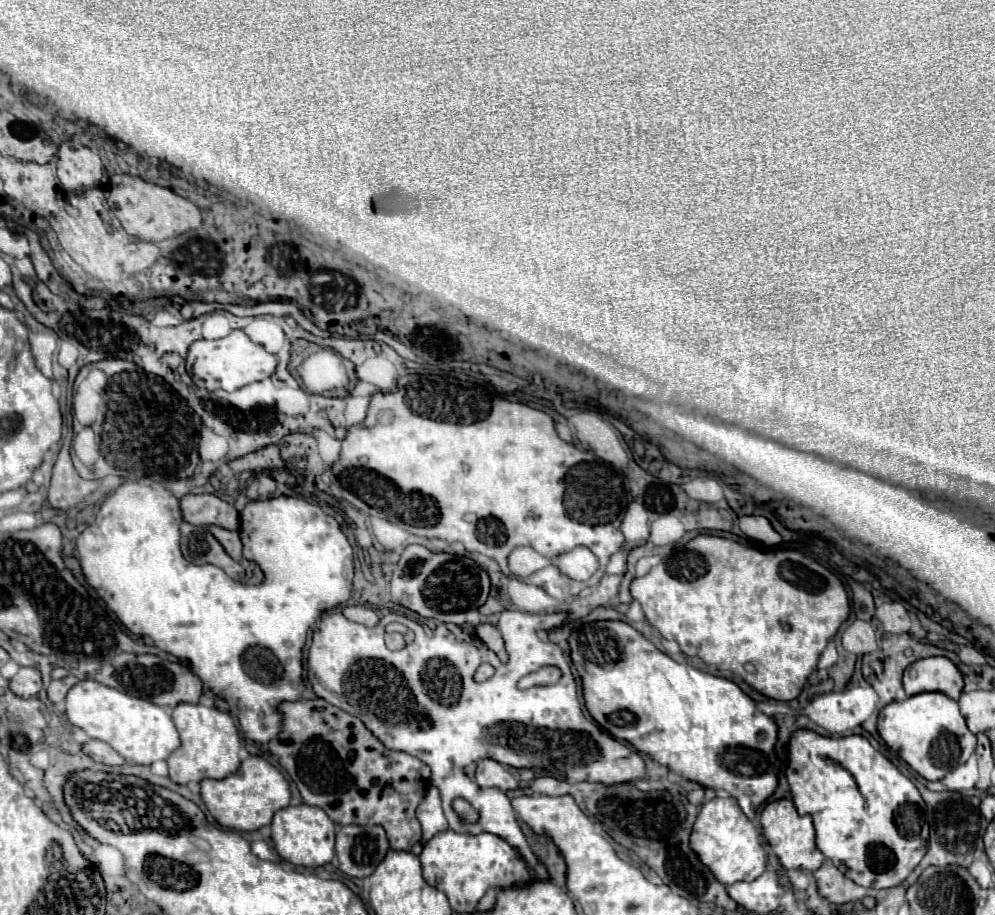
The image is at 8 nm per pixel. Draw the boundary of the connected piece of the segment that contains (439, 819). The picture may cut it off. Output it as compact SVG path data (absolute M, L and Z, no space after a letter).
M434 786L428 788L418 808L418 820L422 824L422 842L428 842L434 834L448 830L448 822L440 806L440 792Z

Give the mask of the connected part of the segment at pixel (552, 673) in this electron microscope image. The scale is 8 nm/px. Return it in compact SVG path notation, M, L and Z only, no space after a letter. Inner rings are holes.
M544 666L544 668L540 668L538 672L526 676L526 678L520 682L520 686L526 688L526 686L532 686L532 684L544 684L544 686L546 686L546 684L556 684L556 682L560 680L560 676L562 676L562 672L560 672L556 666Z

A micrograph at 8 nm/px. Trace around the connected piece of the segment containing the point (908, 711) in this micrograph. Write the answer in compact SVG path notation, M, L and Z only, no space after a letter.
M920 692L904 702L890 702L878 716L878 732L882 740L926 780L944 778L948 770L964 764L976 748L976 736L968 730L958 702L942 692Z

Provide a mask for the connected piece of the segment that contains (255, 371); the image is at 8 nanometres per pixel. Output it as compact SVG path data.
M232 330L228 336L220 338L220 340L196 340L192 342L190 350L188 350L188 360L192 360L190 364L190 374L192 374L192 380L198 388L206 388L206 390L226 390L226 392L234 392L246 384L252 384L252 382L258 382L258 380L266 380L274 374L276 370L276 356L266 352L260 344L254 344L242 330Z

